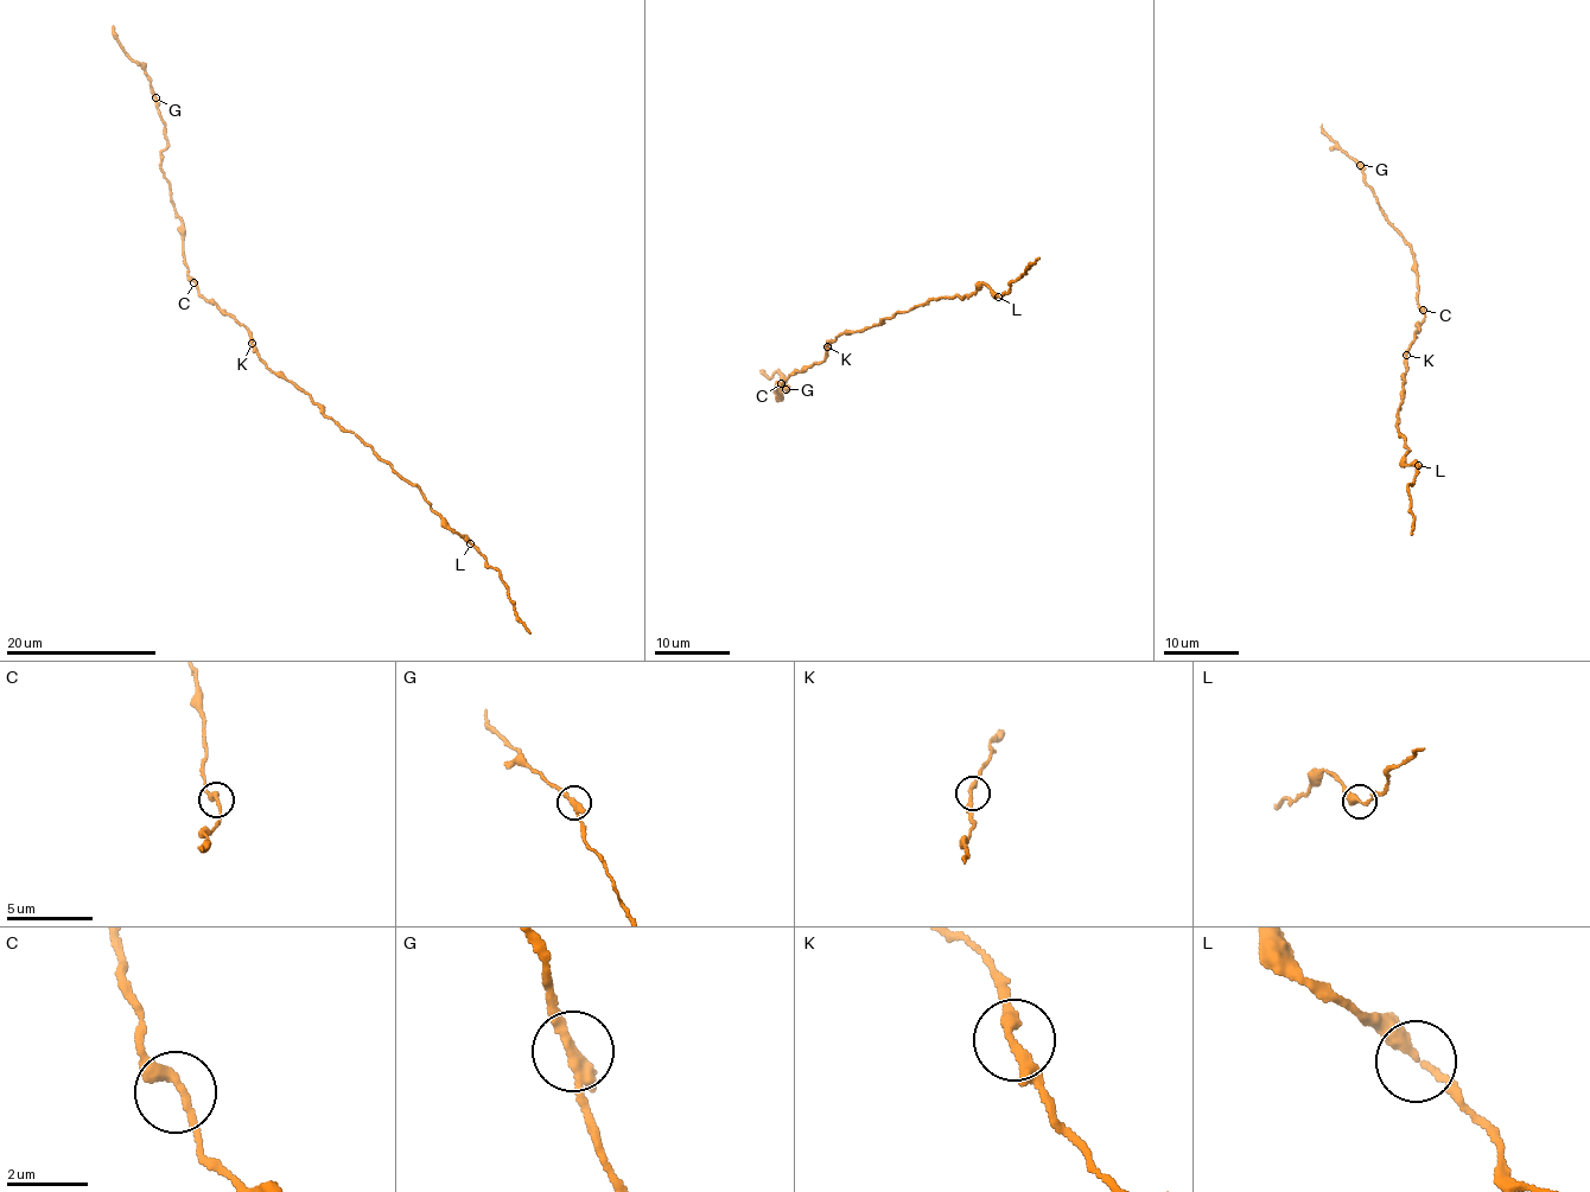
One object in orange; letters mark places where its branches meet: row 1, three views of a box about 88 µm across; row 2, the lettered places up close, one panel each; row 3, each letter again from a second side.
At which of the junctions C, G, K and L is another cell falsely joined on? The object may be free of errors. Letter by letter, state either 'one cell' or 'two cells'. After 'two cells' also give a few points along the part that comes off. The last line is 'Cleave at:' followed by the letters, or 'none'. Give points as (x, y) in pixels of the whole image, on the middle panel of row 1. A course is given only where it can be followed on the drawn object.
C: one cell
G: one cell
K: one cell
L: one cell
Cleave at: none

